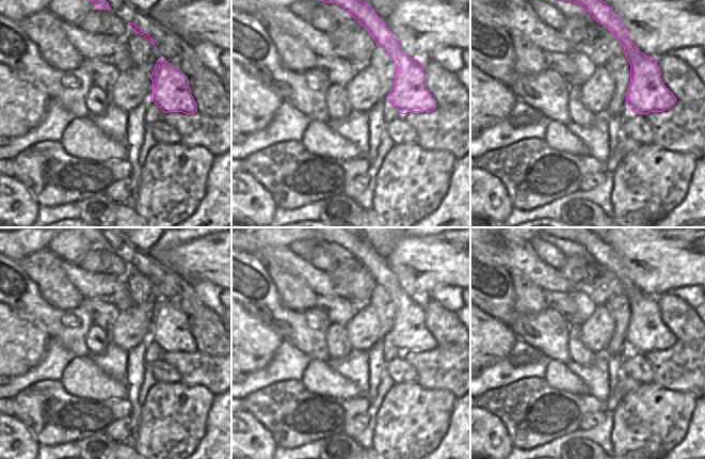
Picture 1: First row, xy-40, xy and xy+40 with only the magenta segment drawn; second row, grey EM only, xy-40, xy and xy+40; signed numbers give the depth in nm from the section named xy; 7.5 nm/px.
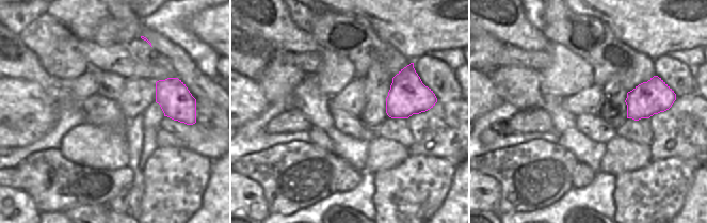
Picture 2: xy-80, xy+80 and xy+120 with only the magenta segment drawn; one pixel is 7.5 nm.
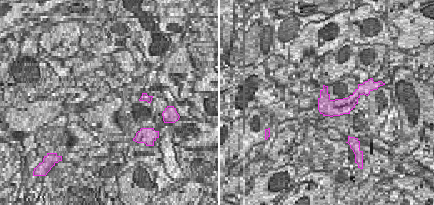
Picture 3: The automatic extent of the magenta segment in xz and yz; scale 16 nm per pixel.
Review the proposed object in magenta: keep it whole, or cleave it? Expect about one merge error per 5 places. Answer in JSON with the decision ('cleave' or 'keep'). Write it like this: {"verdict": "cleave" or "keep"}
{"verdict": "keep"}

